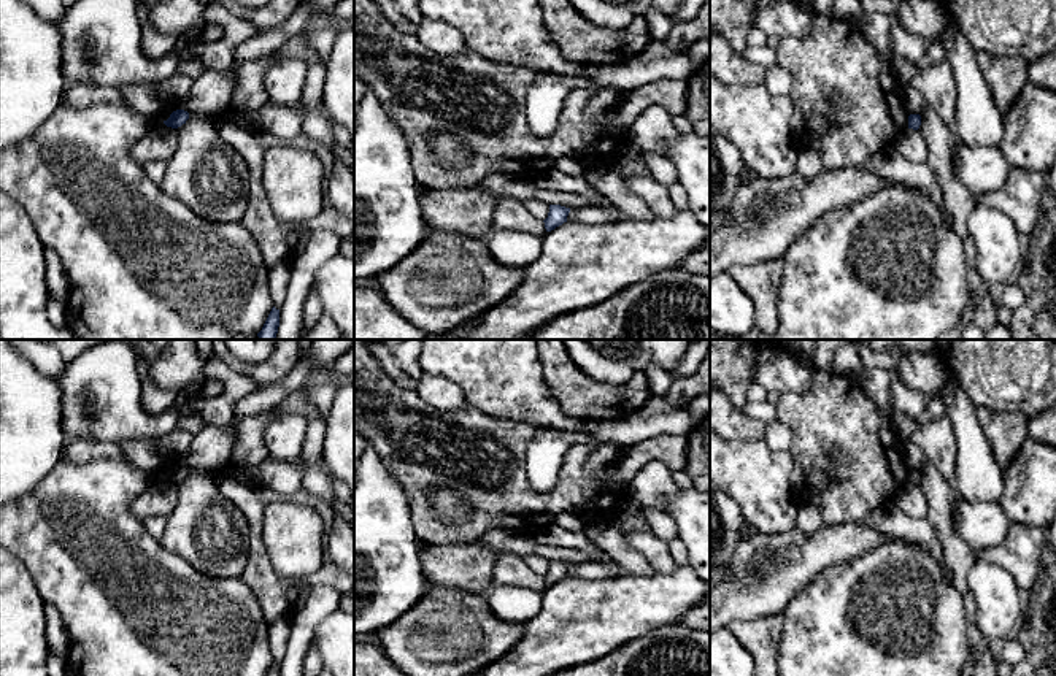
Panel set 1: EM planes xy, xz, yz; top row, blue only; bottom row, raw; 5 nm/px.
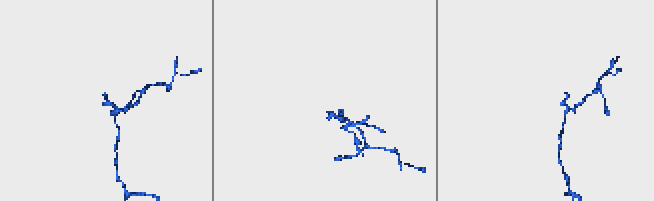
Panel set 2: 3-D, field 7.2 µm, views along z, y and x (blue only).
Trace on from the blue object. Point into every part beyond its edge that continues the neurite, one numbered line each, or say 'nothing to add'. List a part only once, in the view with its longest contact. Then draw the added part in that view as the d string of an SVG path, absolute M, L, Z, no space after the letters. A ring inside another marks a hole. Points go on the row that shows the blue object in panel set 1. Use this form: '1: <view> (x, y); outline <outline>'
nothing to add

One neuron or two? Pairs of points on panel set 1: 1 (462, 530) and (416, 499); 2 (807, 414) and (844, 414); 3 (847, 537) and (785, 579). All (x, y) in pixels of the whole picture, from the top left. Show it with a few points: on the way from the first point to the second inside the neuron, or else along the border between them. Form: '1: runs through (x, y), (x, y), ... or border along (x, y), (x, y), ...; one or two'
1: runs through (450, 530), (442, 530), (423, 511); one
2: runs through (817, 414), (834, 414); one
3: runs through (831, 546), (810, 554), (801, 564); one

